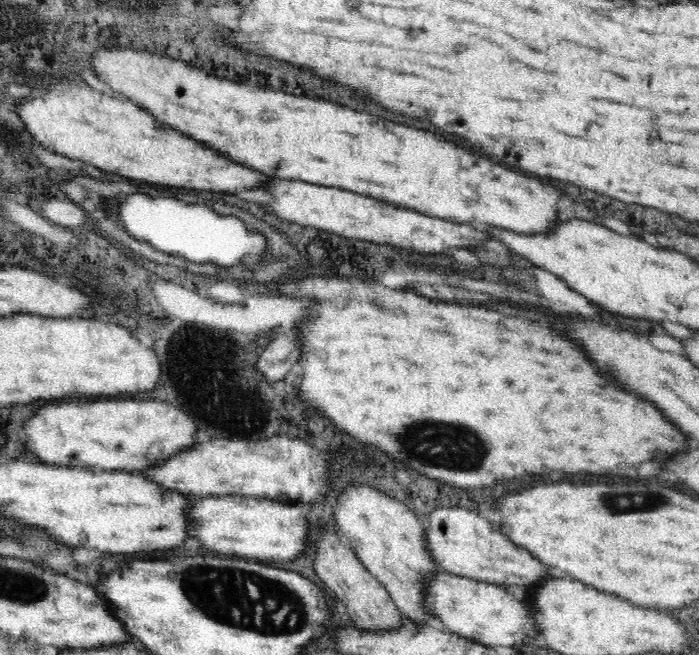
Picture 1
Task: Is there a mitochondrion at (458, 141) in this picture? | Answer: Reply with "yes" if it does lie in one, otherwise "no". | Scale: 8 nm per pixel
no

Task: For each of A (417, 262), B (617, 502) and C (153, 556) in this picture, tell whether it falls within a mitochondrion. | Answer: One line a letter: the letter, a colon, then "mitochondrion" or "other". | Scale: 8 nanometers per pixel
A: other
B: mitochondrion
C: other

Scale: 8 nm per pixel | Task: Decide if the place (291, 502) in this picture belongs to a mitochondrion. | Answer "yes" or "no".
no

